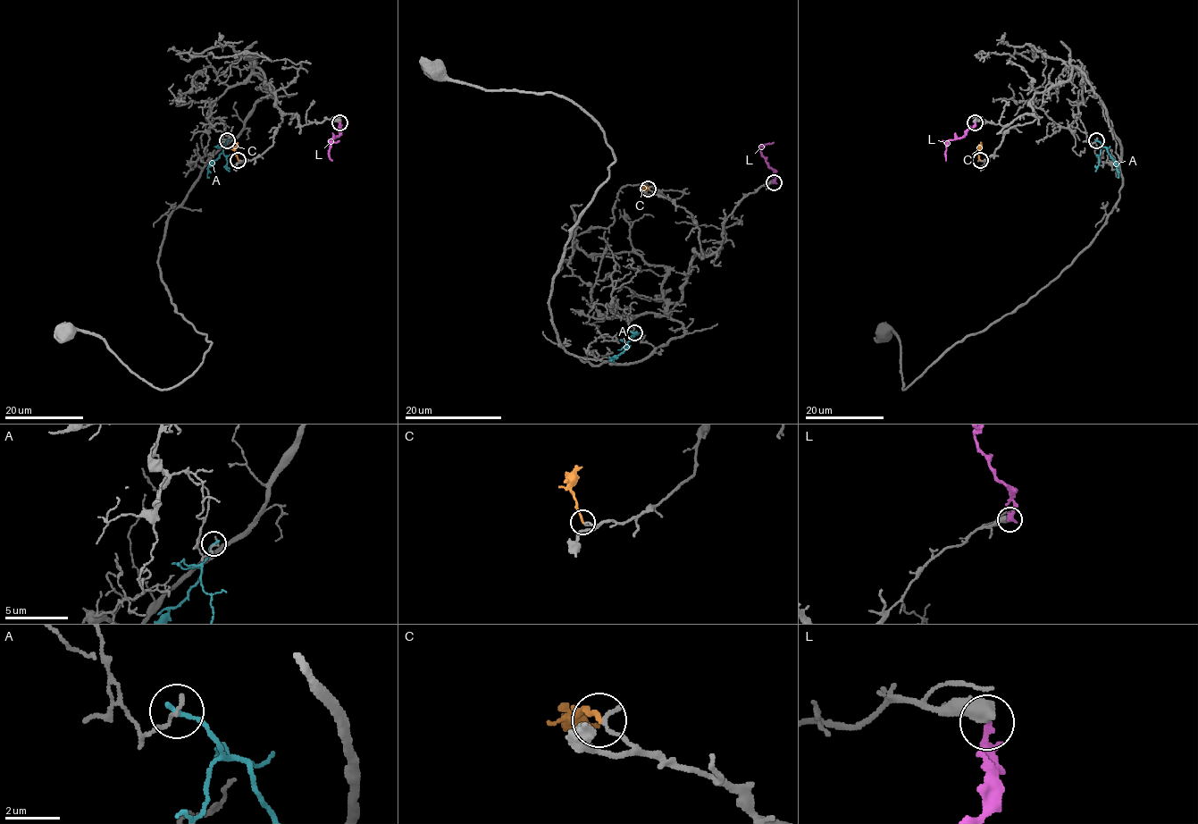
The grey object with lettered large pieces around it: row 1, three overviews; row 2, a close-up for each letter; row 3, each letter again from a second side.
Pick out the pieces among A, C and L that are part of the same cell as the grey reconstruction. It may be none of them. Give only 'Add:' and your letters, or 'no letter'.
Add: no letter

